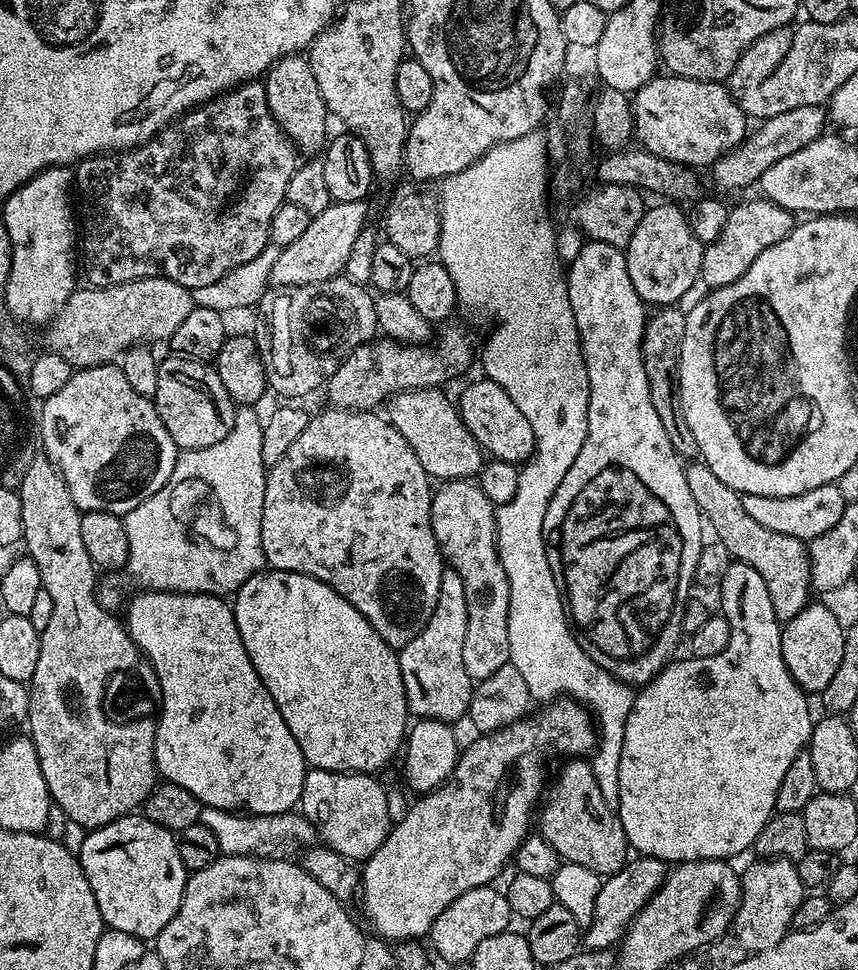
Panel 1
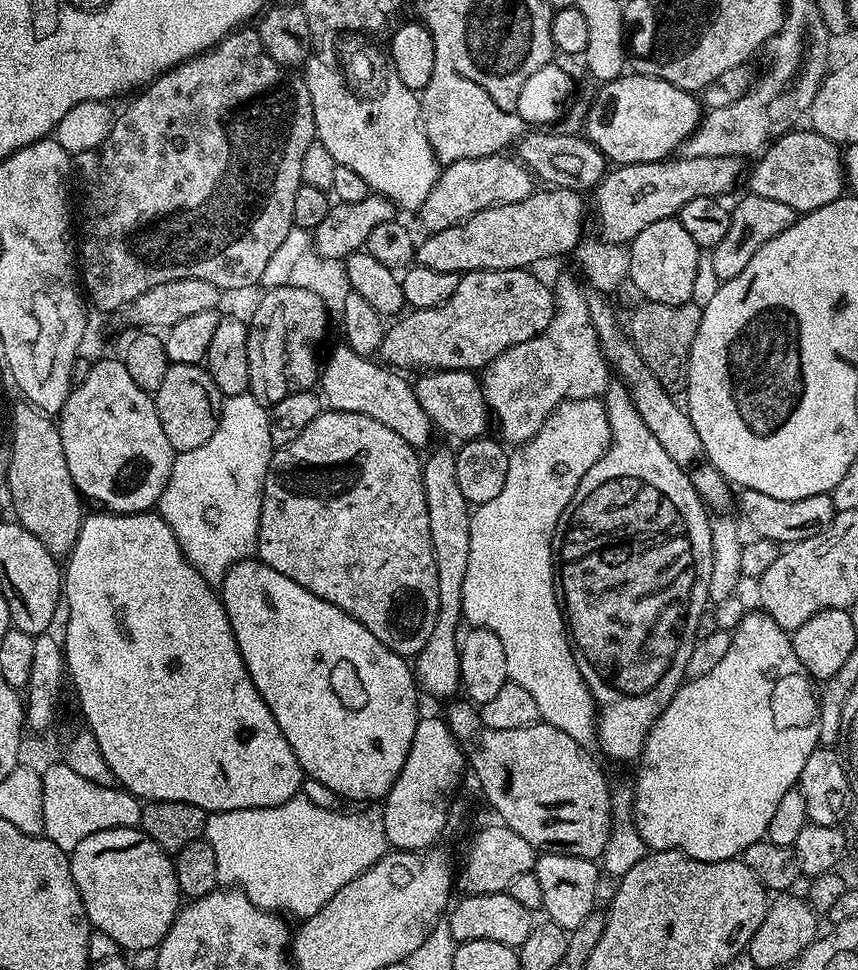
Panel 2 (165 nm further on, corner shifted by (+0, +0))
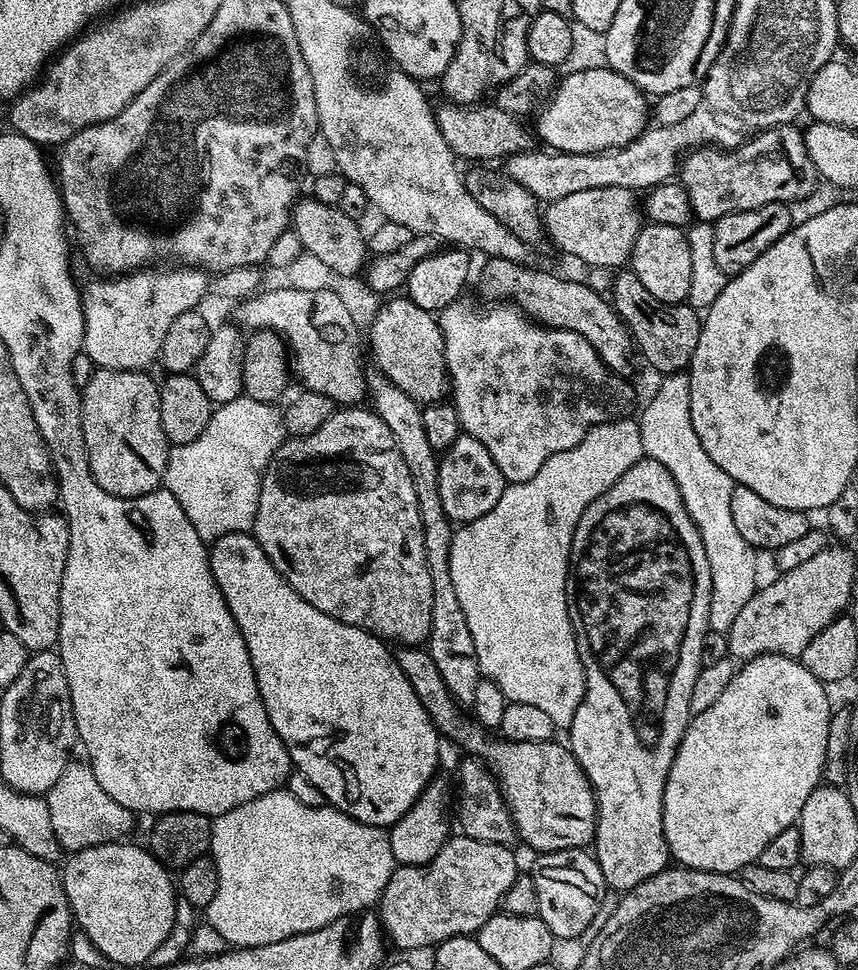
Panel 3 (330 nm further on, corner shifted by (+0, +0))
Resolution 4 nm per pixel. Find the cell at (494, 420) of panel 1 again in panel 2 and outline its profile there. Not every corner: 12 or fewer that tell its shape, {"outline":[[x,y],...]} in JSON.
{"outline":[[429,371],[414,380],[422,410],[456,442],[489,430],[476,372]]}

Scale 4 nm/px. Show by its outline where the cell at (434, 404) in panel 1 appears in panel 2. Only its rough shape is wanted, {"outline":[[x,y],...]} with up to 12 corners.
{"outline":[[343,342],[318,381],[327,407],[366,414],[411,448],[434,425],[399,371]]}

